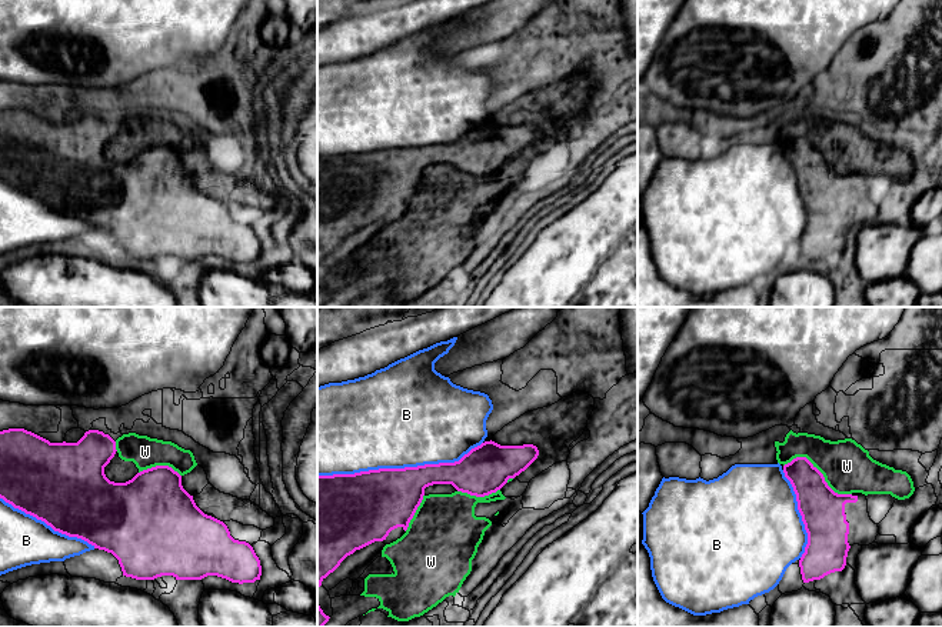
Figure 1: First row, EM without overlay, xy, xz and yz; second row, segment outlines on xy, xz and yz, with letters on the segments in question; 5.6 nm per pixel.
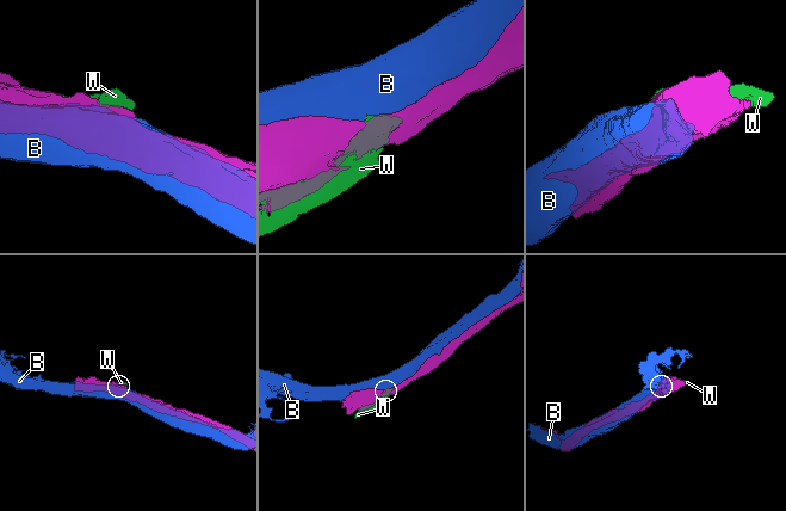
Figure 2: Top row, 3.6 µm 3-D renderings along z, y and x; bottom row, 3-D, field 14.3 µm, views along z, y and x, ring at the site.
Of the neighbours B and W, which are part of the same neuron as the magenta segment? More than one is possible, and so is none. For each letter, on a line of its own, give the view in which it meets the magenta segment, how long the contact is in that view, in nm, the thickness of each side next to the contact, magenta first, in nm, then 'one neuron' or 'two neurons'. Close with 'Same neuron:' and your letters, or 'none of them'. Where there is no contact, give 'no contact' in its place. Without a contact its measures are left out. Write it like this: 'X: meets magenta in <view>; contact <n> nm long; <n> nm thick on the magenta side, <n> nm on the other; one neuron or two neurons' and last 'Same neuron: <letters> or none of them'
B: meets magenta in xz; contact 950 nm long; 380 nm thick on the magenta side, 500 nm on the other; two neurons
W: meets magenta in yz; contact 420 nm long; 240 nm thick on the magenta side, 280 nm on the other; two neurons
Same neuron: none of them

